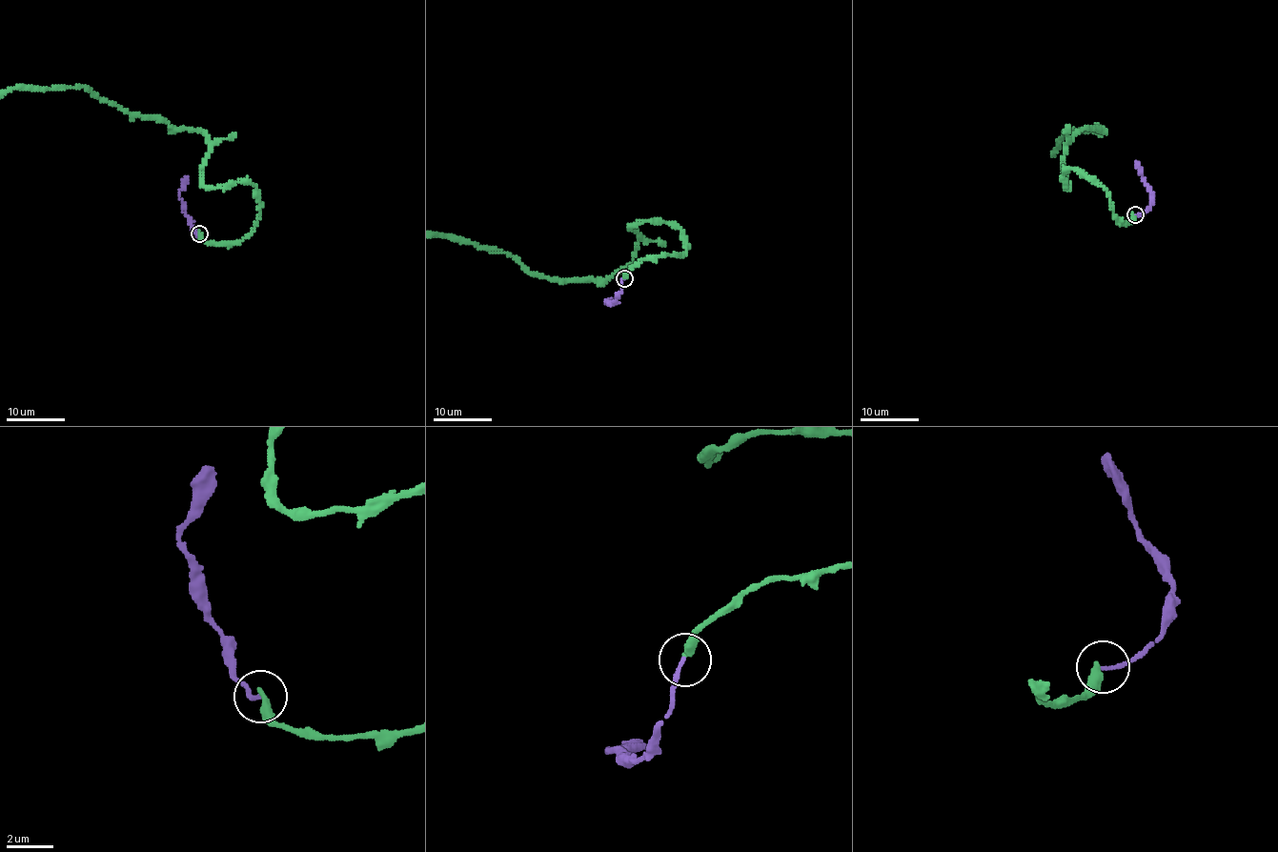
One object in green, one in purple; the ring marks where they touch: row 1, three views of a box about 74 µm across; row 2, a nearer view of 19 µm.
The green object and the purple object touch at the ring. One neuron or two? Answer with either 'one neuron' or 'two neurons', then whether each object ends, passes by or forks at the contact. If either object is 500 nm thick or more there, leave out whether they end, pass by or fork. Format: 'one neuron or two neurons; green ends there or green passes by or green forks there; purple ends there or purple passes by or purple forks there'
two neurons; green ends there; purple ends there

